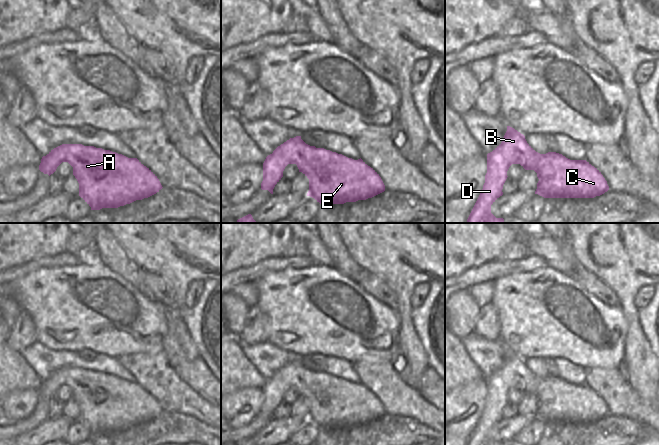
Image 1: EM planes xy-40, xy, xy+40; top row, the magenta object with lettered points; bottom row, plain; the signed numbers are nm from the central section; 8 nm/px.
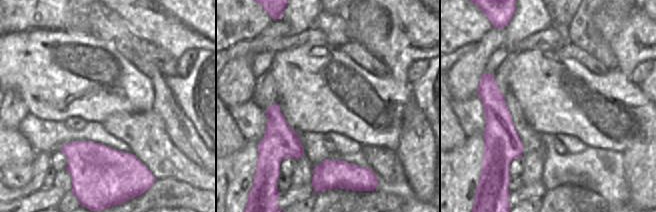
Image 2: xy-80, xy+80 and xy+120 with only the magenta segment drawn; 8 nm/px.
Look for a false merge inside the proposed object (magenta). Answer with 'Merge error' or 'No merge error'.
No merge error

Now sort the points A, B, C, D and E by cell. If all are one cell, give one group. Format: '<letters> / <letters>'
A B C D E

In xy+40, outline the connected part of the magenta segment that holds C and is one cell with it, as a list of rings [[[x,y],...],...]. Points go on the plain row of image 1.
[[[507,350],[503,365],[487,378],[485,407],[467,445],[504,445],[491,437],[491,429],[503,419],[507,395],[512,388],[520,388],[525,394],[537,397],[539,405],[535,418],[544,422],[594,422],[609,414],[601,396],[586,384],[570,384],[556,376],[540,378],[527,367],[523,358]]]

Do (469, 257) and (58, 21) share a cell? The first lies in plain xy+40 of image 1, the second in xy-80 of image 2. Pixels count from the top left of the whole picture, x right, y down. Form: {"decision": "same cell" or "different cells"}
{"decision": "same cell"}

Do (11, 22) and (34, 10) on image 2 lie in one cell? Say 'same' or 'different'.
same

